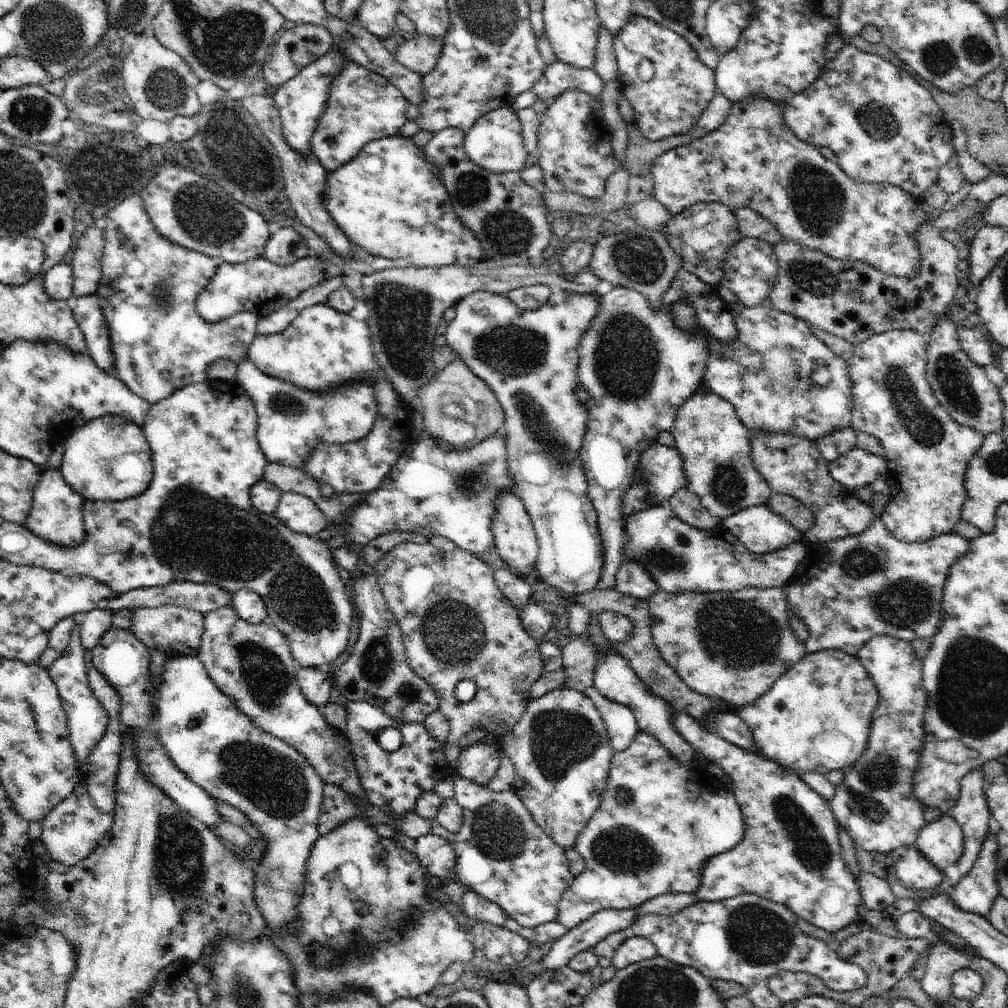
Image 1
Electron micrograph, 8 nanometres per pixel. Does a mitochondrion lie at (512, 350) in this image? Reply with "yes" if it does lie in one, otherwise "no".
yes

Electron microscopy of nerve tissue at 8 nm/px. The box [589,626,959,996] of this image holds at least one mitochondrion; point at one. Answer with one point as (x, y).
(761, 936)

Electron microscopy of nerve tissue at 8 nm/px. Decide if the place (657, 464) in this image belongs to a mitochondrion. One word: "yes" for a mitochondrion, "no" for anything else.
no

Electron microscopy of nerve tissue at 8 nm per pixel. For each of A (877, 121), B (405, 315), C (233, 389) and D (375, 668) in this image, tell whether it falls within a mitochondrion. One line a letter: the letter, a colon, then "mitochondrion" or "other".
A: mitochondrion
B: mitochondrion
C: other
D: mitochondrion

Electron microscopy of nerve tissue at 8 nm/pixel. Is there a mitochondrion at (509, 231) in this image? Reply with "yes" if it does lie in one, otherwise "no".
yes

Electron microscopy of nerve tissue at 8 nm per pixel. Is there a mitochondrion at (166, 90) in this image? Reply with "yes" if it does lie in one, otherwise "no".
yes

